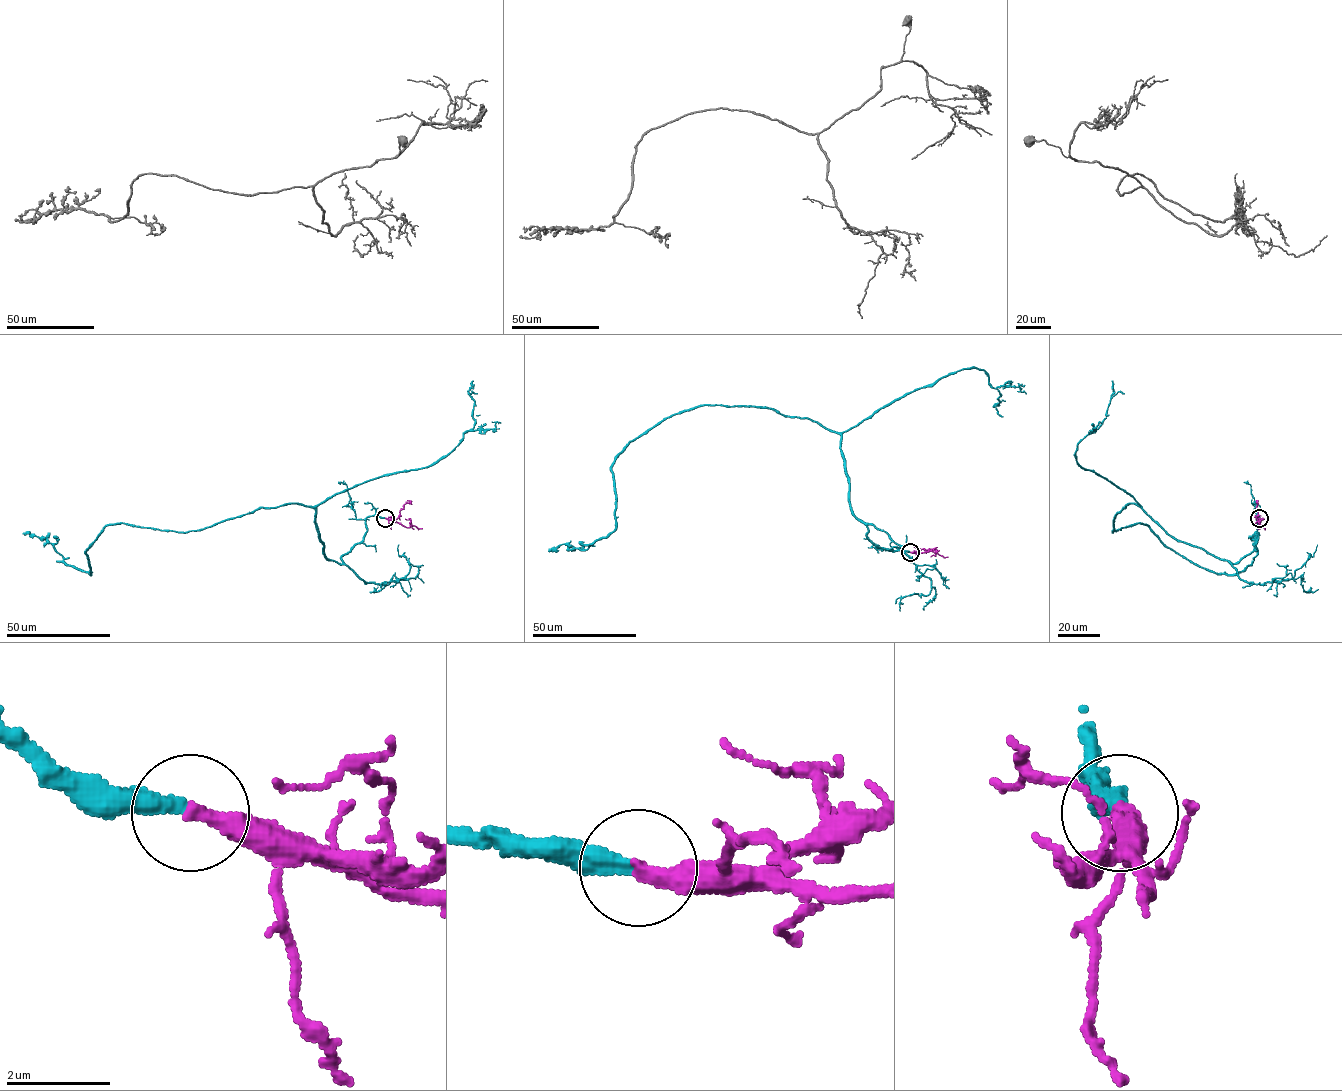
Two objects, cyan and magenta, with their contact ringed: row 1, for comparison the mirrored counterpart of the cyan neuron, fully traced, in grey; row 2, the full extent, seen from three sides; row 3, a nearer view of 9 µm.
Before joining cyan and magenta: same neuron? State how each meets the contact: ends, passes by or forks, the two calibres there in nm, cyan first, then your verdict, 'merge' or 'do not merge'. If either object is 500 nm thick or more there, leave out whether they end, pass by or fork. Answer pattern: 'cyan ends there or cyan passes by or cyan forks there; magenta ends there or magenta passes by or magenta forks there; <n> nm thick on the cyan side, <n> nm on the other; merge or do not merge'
cyan ends there; magenta ends there; 380 nm thick on the cyan side, 340 nm on the other; merge

